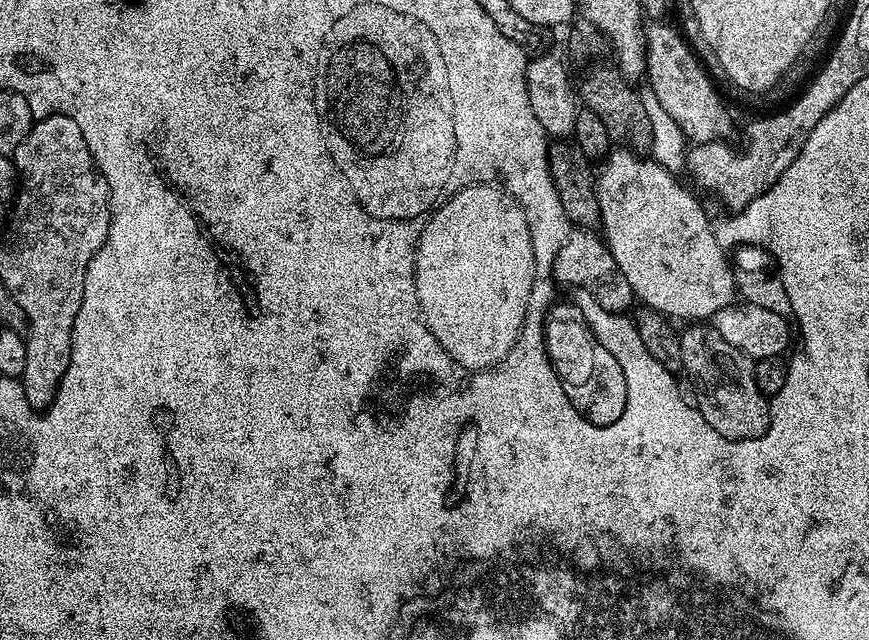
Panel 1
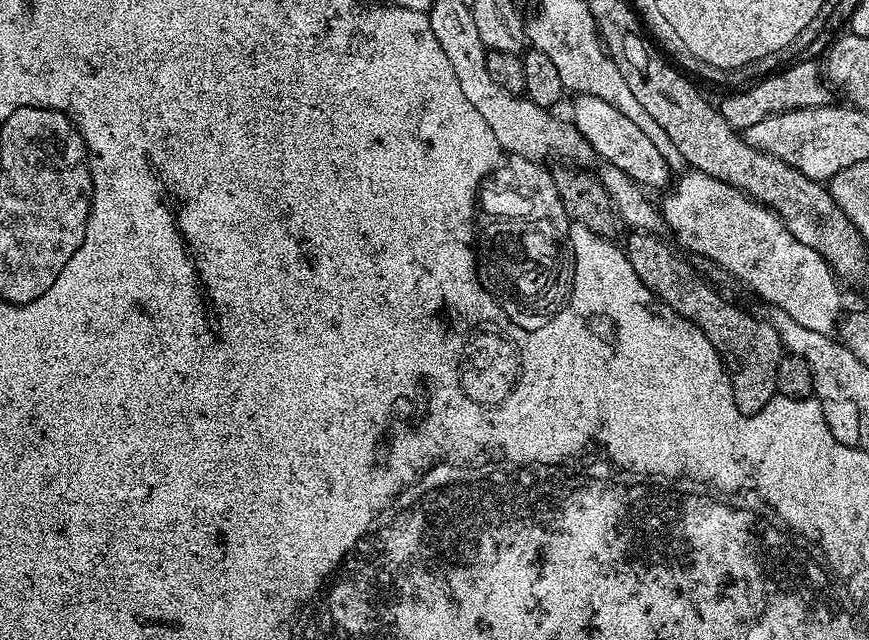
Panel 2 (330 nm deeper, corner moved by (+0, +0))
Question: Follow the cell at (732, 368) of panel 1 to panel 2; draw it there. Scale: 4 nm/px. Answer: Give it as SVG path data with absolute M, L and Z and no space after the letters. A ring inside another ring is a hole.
M633 231L631 235L626 247L626 259L632 263L633 273L640 283L648 287L655 299L669 304L674 311L698 326L706 338L710 338L710 346L718 350L724 369L728 371L737 413L741 417L751 418L755 412L761 412L777 395L778 362L786 354L771 319L759 320L743 312L738 305L723 300L696 273L695 266L691 264L693 261L683 260L679 256L681 253L671 243L668 245L666 241L659 240L659 235L638 231Z

